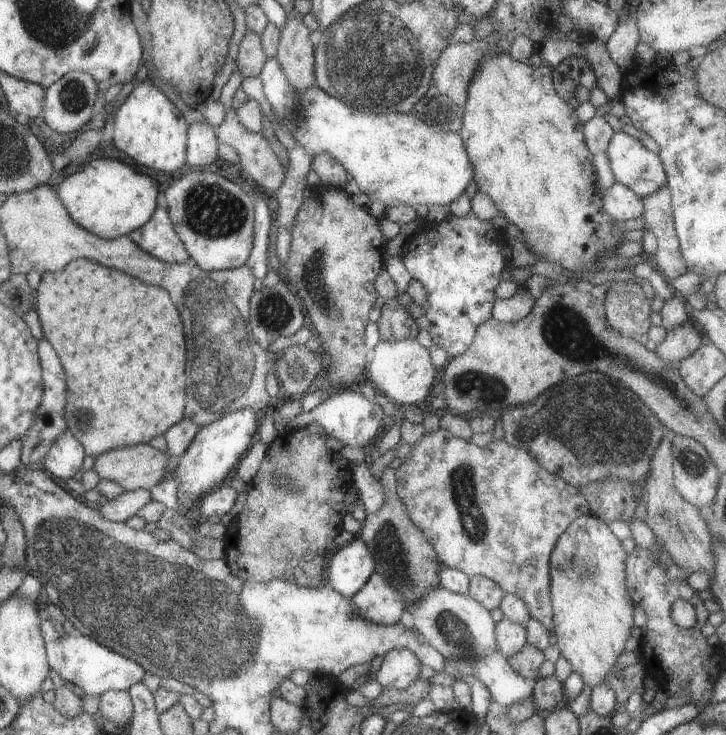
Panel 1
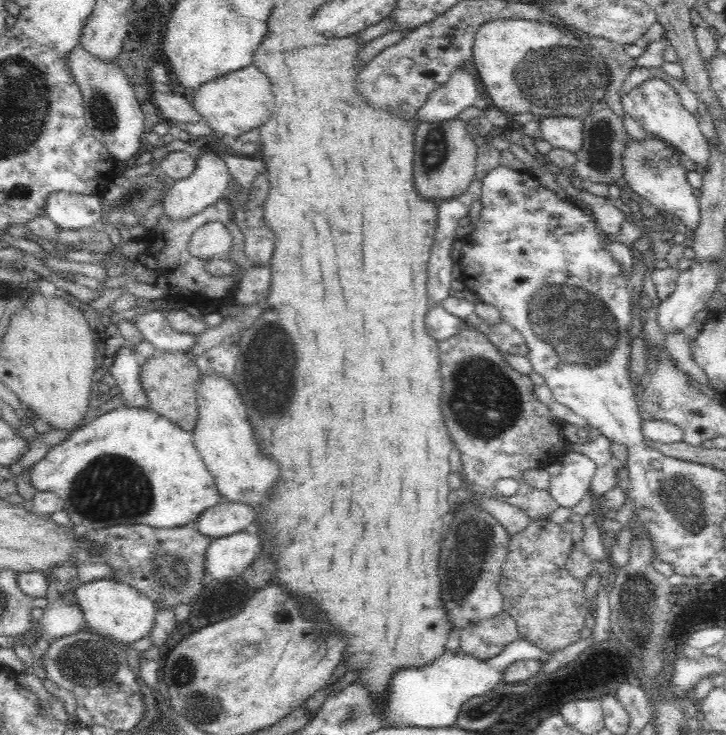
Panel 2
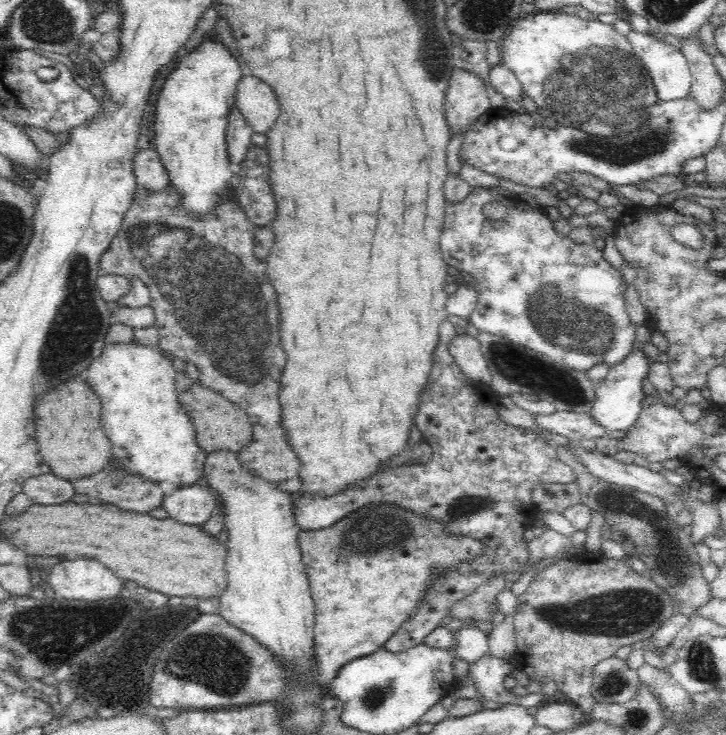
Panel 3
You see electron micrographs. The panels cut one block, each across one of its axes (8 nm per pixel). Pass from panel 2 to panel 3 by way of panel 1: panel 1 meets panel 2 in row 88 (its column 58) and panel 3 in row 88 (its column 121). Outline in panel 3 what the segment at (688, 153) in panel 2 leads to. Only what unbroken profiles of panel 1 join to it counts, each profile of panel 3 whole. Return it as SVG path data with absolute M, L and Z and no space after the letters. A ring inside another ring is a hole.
M633 28L626 34L626 37L632 45L633 53L648 70L660 101L680 100L690 94L691 72L687 58L681 49L669 45L661 39L656 39L651 34L644 34Z

